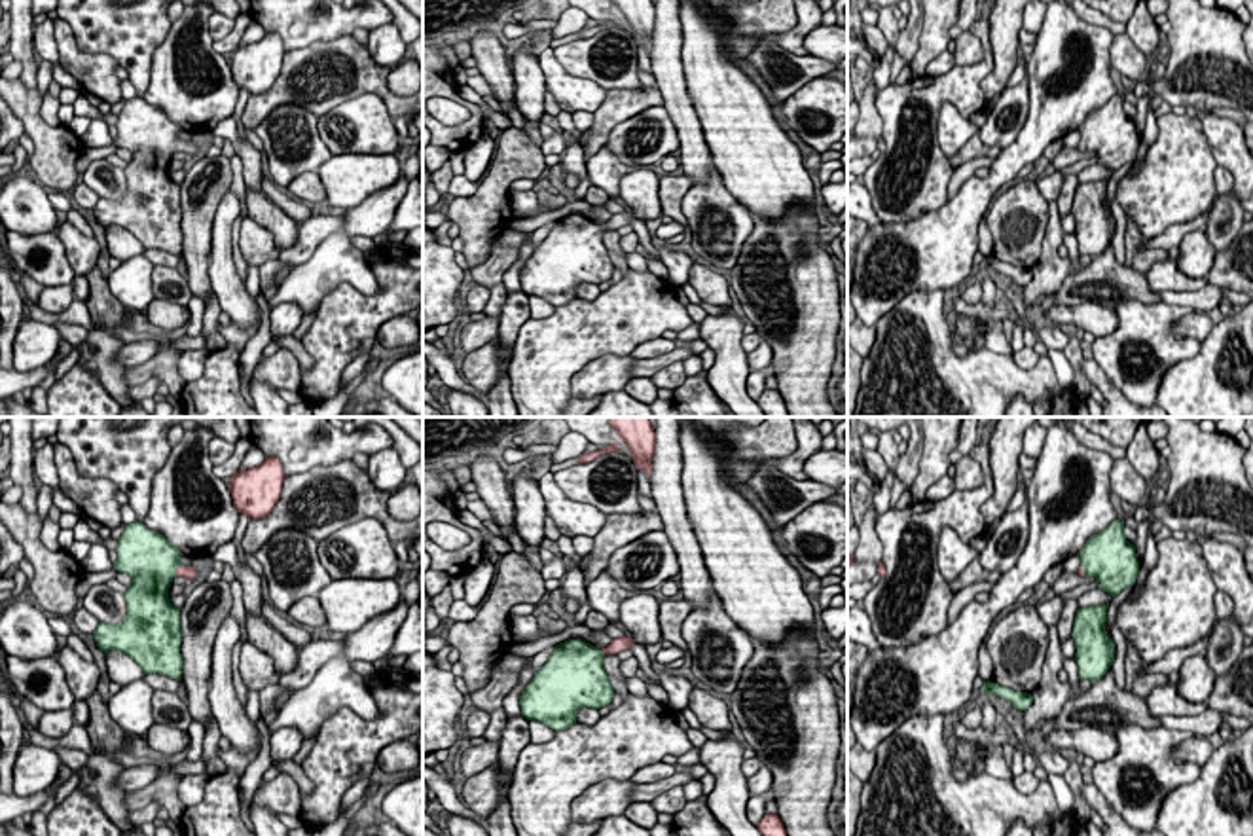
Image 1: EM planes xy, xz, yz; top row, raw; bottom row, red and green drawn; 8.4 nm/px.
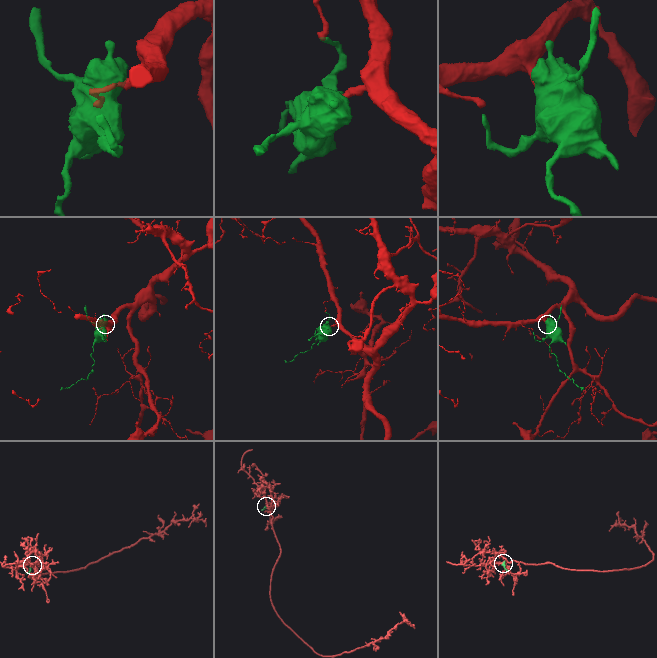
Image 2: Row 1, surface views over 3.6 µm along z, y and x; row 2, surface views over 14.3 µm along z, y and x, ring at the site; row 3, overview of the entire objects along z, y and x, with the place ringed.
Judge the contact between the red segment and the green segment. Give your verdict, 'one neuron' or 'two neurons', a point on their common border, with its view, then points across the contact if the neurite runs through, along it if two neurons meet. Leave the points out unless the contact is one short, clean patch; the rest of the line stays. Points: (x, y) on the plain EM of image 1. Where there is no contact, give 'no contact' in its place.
one neuron; meets red in yz at (1083, 146); runs through yz (1081, 146), (1083, 146), (1098, 133), (1107, 131)

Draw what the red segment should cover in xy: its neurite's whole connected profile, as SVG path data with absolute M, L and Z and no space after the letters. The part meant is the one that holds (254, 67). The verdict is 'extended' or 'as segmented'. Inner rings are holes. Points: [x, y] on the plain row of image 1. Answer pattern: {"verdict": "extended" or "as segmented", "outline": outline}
{"verdict": "as segmented", "outline": "M265 32L260 42L239 45L229 55L233 82L250 95L269 91L281 74L284 45L277 32Z"}

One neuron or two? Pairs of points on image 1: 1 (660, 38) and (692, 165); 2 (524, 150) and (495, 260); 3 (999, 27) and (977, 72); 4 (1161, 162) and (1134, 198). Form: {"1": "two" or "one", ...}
{"1": "one", "2": "two", "3": "two", "4": "one"}

